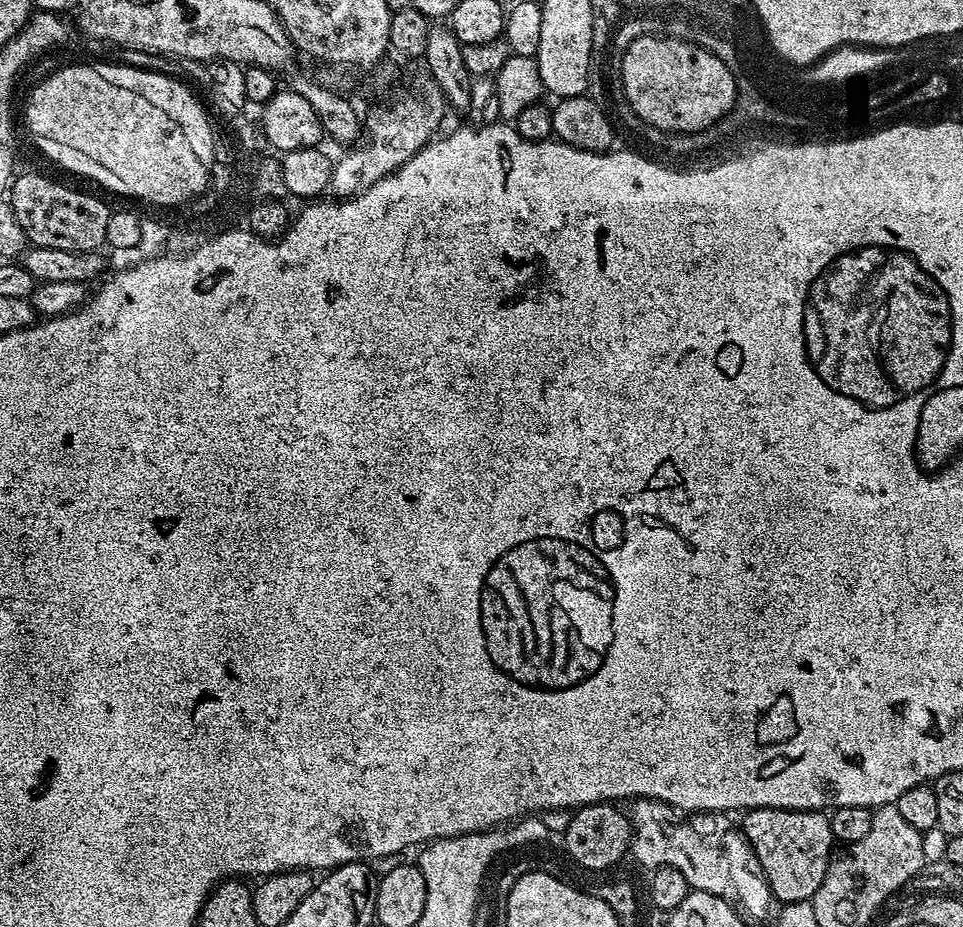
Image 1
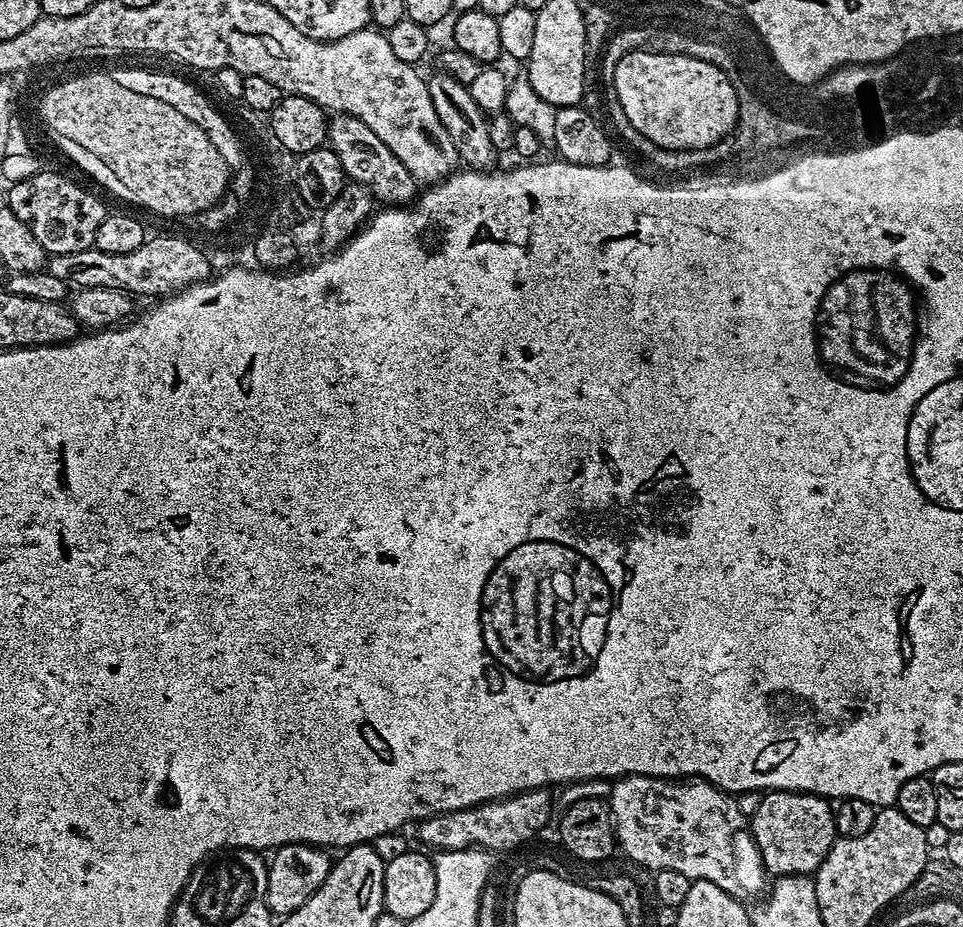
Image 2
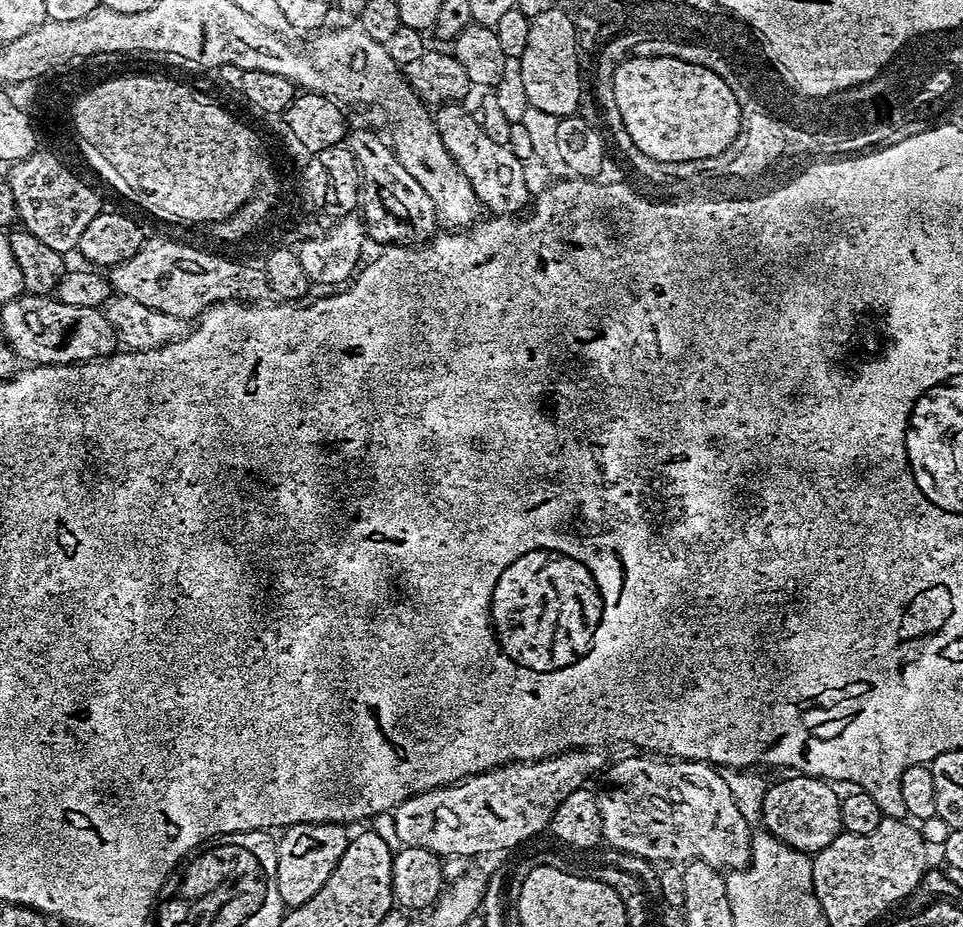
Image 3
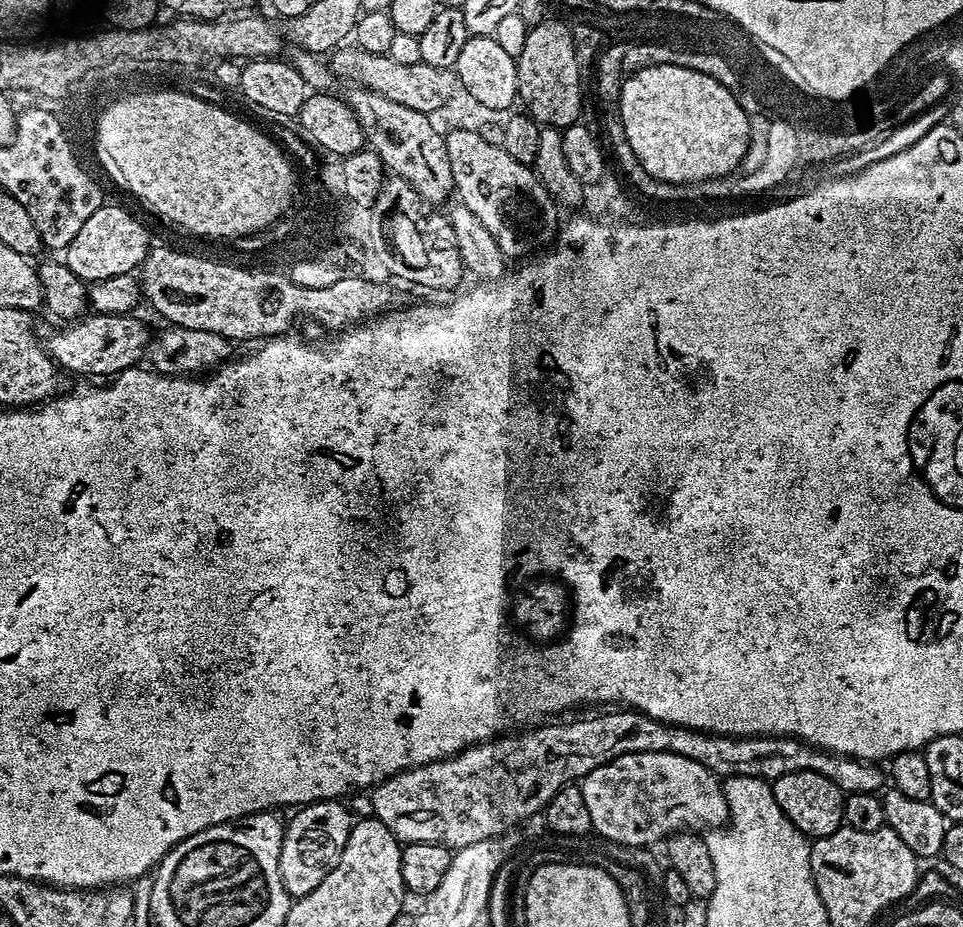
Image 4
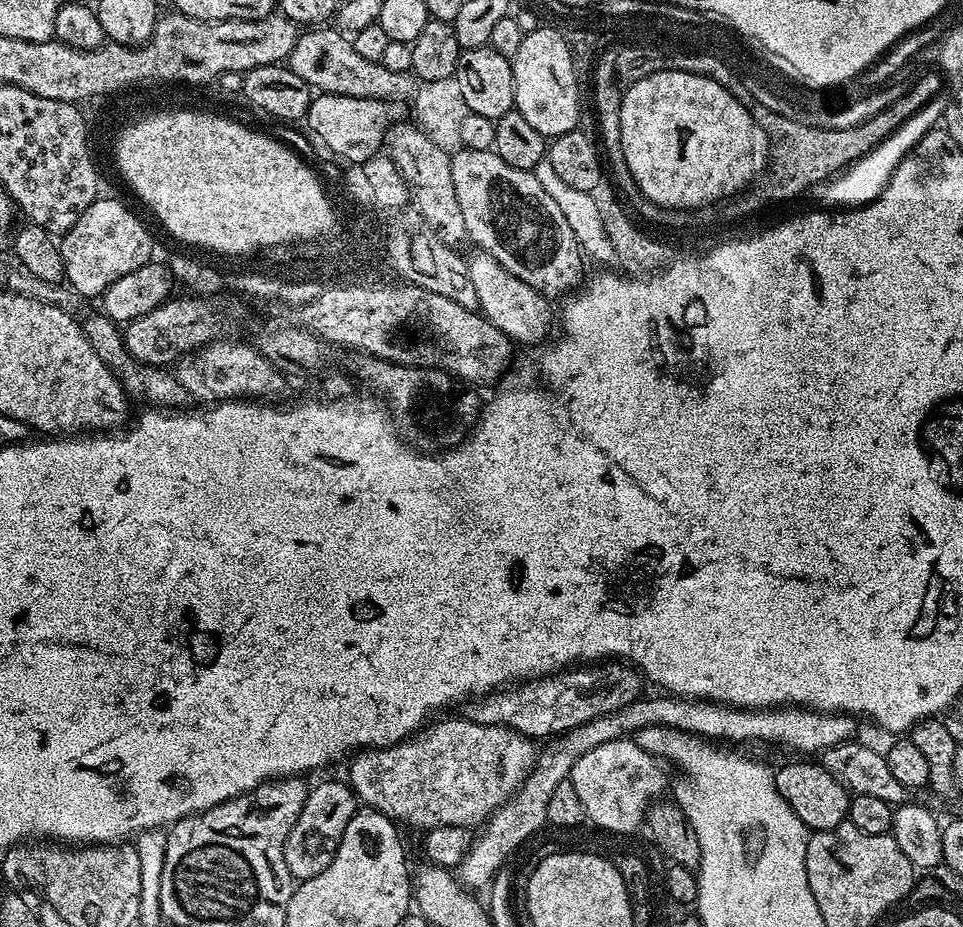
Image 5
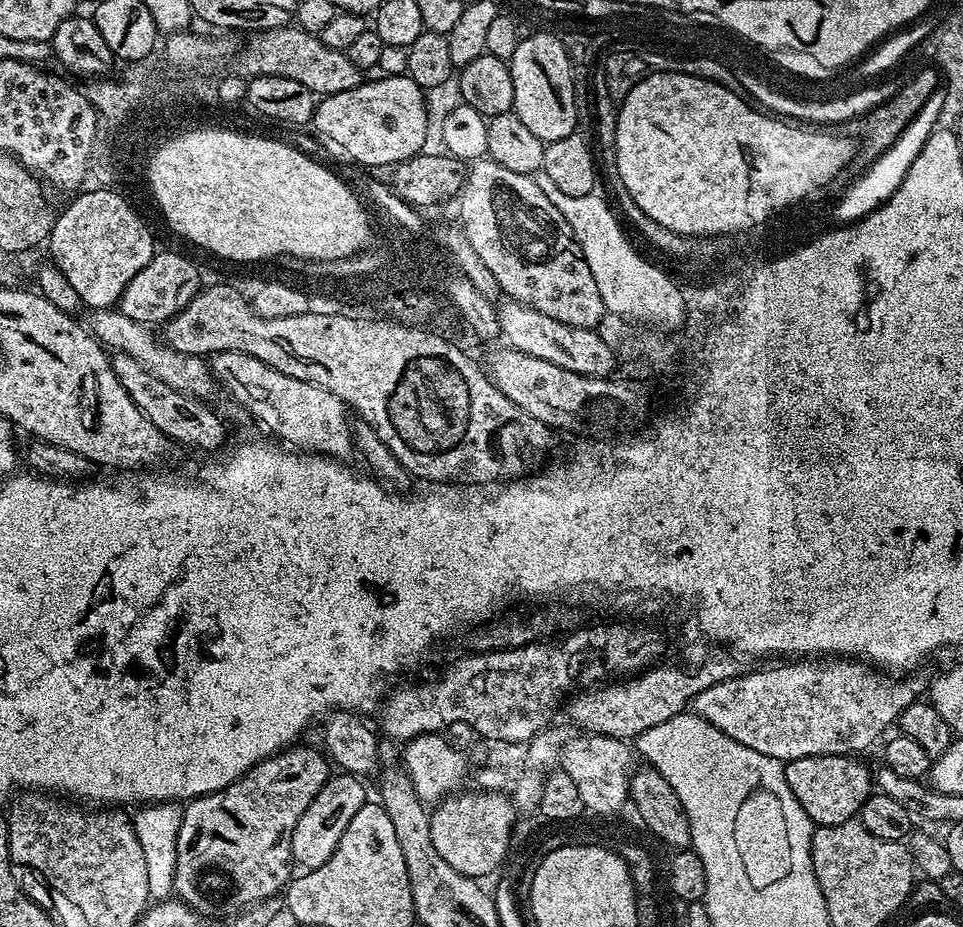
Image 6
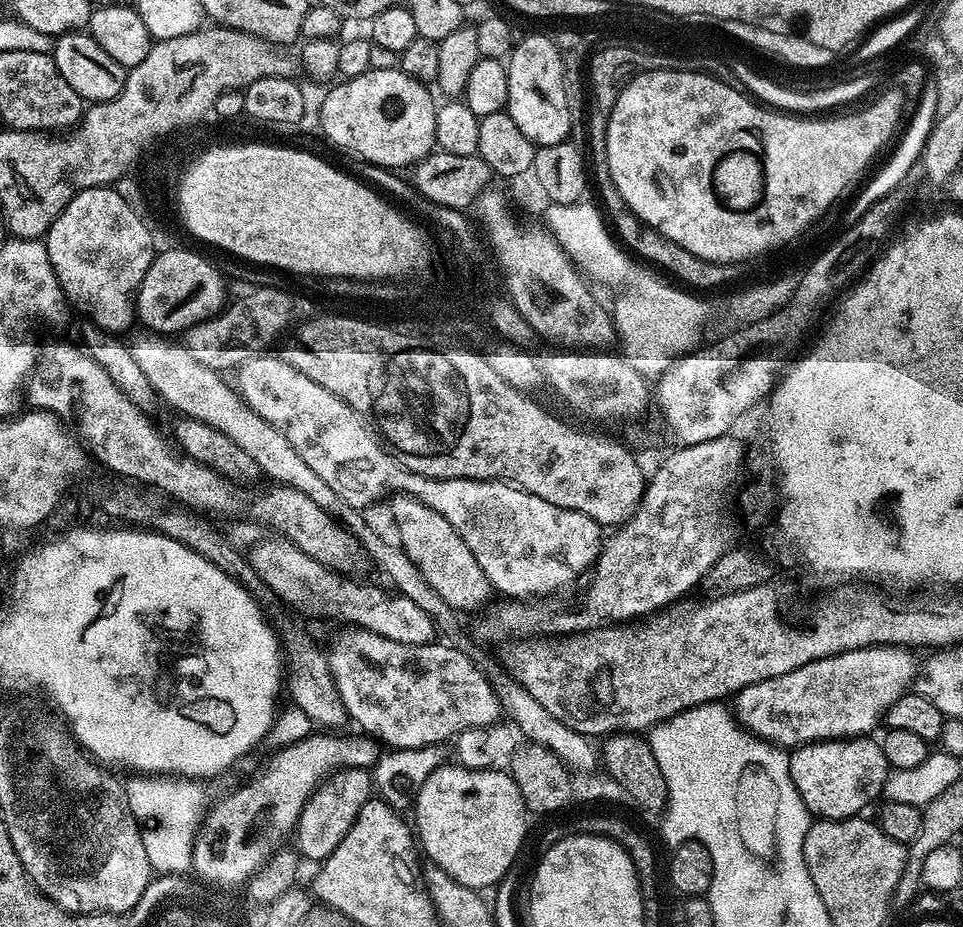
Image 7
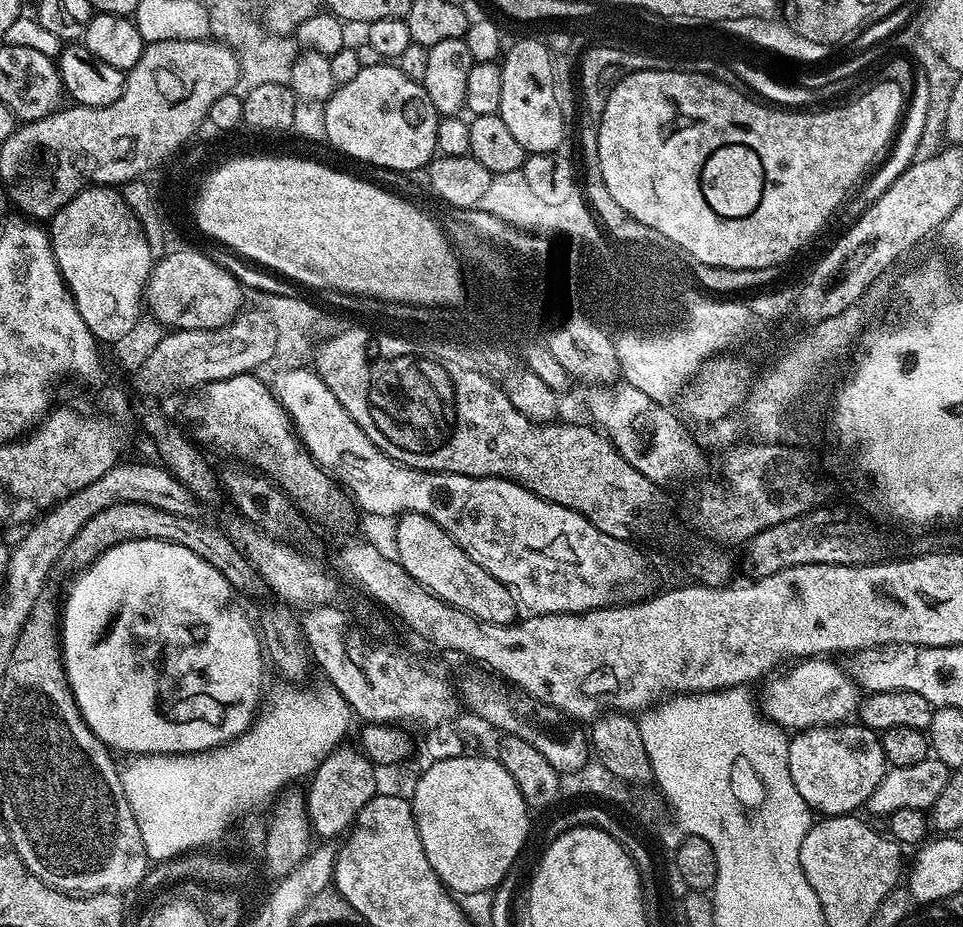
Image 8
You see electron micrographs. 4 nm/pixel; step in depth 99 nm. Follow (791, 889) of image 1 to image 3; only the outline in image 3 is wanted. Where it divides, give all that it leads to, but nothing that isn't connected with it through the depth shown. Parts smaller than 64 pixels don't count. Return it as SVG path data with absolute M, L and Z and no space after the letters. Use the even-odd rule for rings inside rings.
M788 774L785 780L769 783L766 798L762 802L759 819L764 820L763 827L774 838L778 838L786 846L797 848L800 852L815 854L834 838L840 835L840 797L833 785L818 776L802 776Z

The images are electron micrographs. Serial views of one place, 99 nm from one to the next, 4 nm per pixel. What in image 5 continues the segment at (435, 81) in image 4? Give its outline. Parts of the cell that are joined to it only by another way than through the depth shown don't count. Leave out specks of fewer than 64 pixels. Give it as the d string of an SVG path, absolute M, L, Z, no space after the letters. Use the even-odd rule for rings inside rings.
M316 26L297 35L296 45L286 64L294 74L298 74L298 78L306 81L309 88L320 94L329 92L350 98L408 102L416 95L418 85L417 78L411 72L394 74L394 70L386 70L386 66L382 66L378 60L362 58L362 54L354 50L351 39L332 26Z

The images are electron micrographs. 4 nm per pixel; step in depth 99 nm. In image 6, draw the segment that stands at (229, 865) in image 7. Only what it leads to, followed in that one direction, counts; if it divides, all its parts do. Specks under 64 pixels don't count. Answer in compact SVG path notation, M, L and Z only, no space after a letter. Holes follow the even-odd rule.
M289 746L274 756L259 760L249 772L233 784L227 784L221 792L187 801L180 817L176 873L172 879L175 895L187 907L193 910L203 909L203 904L213 904L217 910L233 909L235 905L246 907L271 896L280 896L285 891L290 880L288 864L292 860L294 826L298 826L298 818L306 814L306 806L314 802L330 775L329 757L319 747L300 747Z

